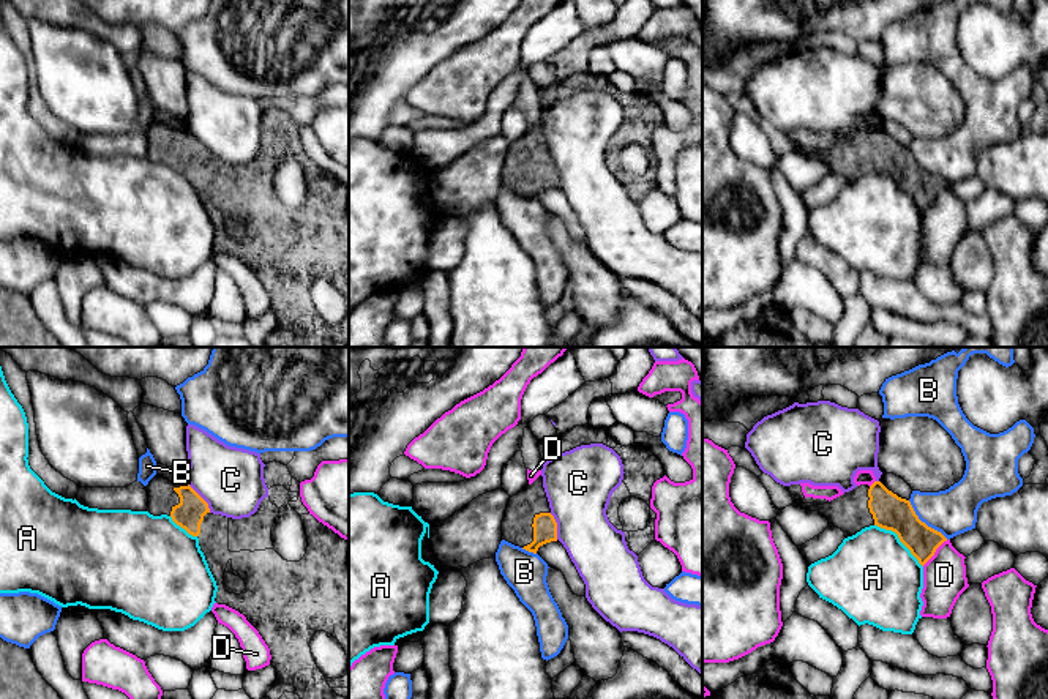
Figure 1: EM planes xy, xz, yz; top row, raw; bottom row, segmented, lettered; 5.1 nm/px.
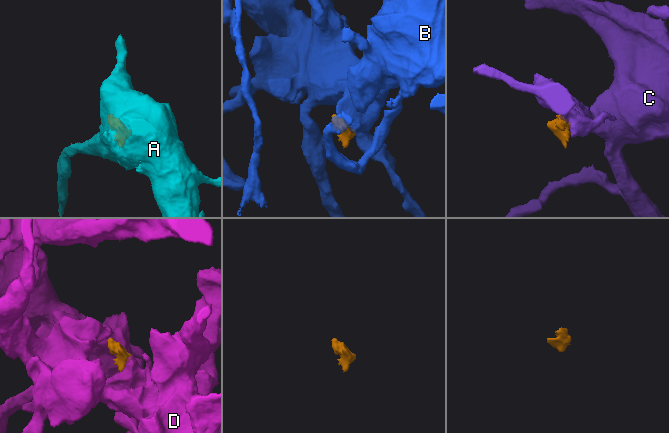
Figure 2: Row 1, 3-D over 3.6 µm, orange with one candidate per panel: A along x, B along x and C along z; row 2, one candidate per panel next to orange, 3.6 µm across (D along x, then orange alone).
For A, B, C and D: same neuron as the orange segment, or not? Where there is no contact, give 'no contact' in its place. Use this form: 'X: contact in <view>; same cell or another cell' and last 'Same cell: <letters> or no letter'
A: contact in yz; another cell
B: contact in yz; another cell
C: contact in xy; another cell
D: contact in yz; another cell
Same cell: no letter

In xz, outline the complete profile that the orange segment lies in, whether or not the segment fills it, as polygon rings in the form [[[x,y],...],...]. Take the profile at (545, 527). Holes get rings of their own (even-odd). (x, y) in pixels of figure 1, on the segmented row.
[[[541,475],[510,497],[502,521],[502,540],[533,554],[540,546],[557,541],[557,522],[551,514]]]

